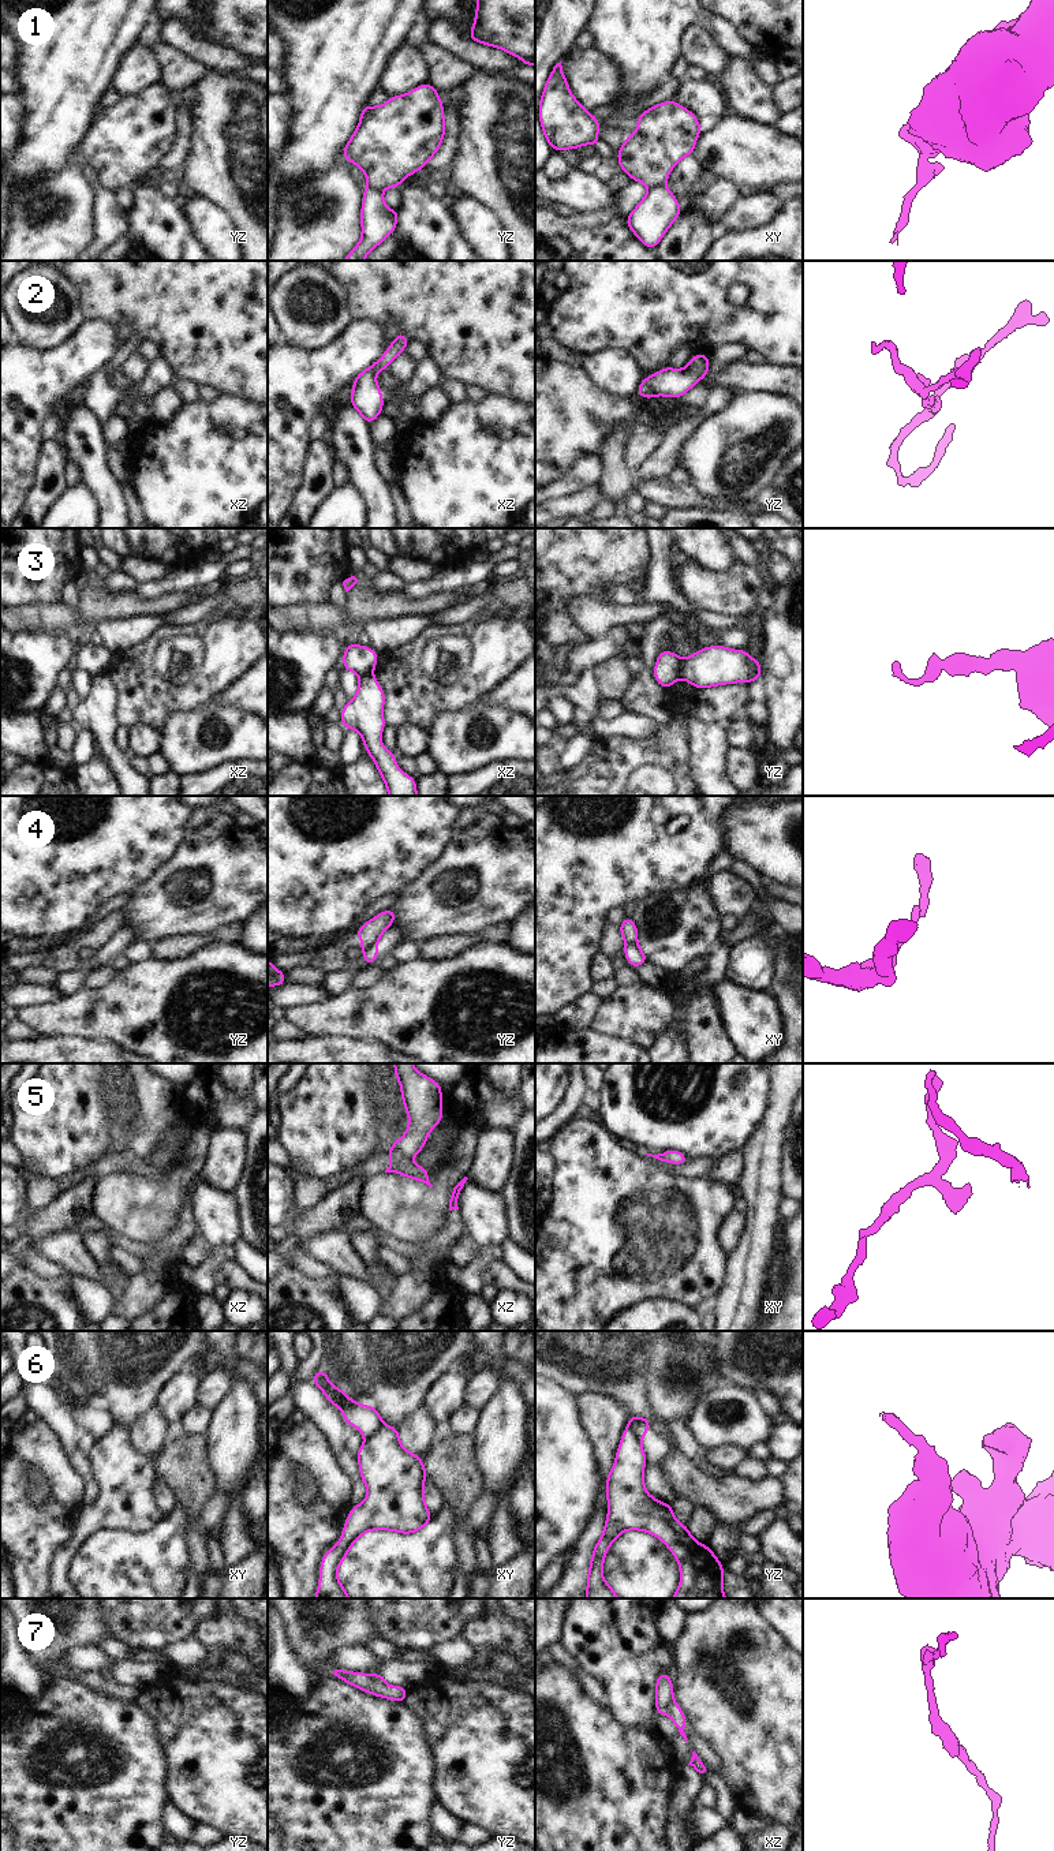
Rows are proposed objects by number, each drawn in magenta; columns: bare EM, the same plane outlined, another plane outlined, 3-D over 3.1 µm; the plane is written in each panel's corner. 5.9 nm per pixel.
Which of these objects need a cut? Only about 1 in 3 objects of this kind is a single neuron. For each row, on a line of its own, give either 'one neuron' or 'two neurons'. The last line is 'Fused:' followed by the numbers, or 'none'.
1: two neurons
2: two neurons
3: two neurons
4: two neurons
5: two neurons
6: two neurons
7: two neurons
Fused: 1, 2, 3, 4, 5, 6, 7

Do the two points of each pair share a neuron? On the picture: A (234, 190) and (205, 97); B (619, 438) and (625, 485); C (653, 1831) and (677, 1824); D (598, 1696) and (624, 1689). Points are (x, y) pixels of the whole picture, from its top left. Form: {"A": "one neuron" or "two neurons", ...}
{"A": "one neuron", "B": "one neuron", "C": "two neurons", "D": "two neurons"}

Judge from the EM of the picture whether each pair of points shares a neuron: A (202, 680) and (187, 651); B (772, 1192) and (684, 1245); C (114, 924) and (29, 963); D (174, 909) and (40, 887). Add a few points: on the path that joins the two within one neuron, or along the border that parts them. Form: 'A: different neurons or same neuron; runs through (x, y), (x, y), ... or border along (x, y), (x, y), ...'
A: different neurons; border along (200, 639), (198, 672), (183, 684), (169, 685)
B: different neurons; border along (733, 1186), (740, 1206)
C: same neuron; runs through (93, 938), (79, 942), (63, 958), (49, 958)
D: different neurons; border along (157, 870), (134, 892)

